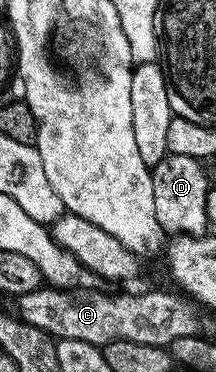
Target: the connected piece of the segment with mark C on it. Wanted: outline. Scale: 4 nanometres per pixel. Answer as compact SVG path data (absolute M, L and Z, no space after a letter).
M39 288L17 295L16 313L28 324L57 340L84 340L104 347L112 340L136 340L136 344L170 347L184 336L198 334L198 314L177 293L150 290L147 294L105 294L105 289Z

